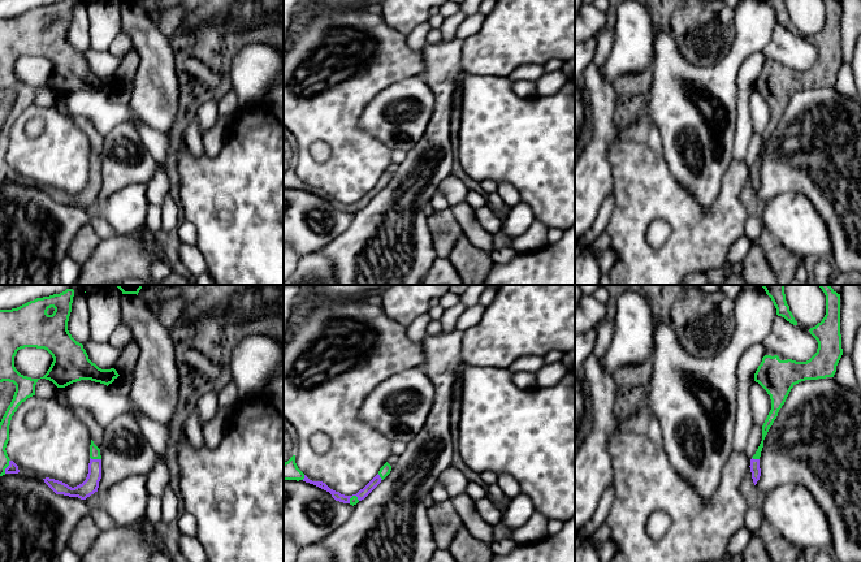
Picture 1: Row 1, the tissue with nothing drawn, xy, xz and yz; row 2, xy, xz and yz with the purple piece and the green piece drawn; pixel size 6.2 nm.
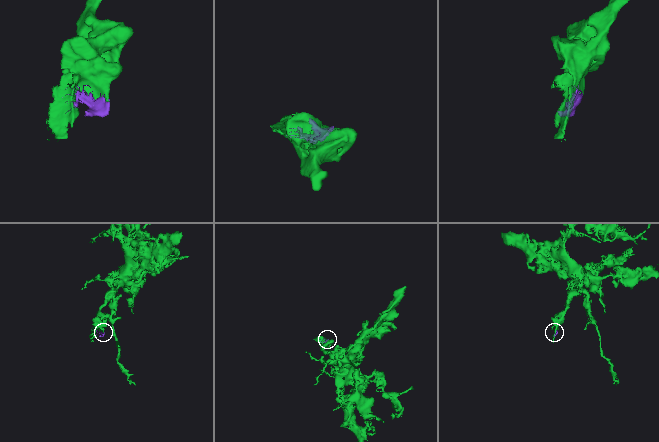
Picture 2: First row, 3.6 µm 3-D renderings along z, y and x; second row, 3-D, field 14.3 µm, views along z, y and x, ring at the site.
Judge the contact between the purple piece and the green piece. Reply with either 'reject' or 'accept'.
accept

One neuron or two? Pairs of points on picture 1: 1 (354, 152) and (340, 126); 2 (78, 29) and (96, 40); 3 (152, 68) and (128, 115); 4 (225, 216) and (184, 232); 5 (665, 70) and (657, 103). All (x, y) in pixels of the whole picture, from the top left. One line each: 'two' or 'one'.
1: one
2: two
3: two
4: two
5: one

